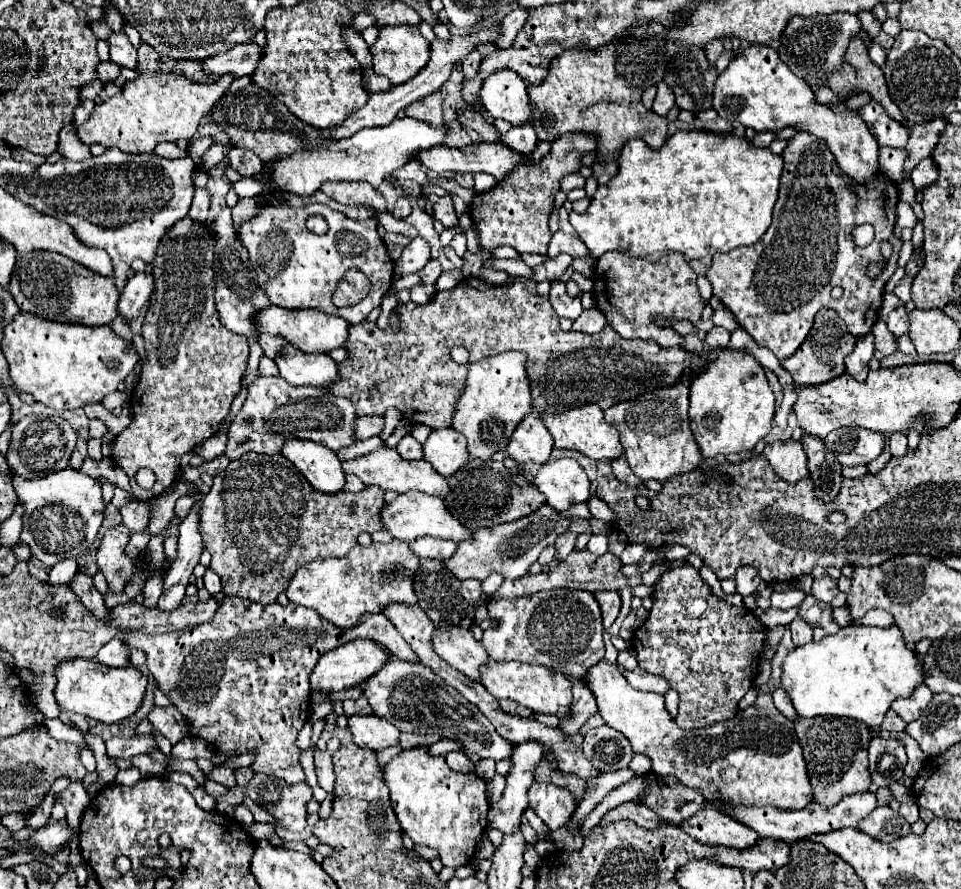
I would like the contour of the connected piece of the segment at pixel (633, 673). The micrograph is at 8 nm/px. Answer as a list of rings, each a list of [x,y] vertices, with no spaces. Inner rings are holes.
[[[634,668],[634,670],[624,670],[622,672],[624,678],[628,680],[628,684],[636,690],[646,690],[646,692],[658,692],[658,694],[666,694],[670,684],[662,678],[662,676],[654,676],[648,674],[642,668]]]

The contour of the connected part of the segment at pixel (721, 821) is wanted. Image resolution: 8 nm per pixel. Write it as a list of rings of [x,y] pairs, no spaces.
[[[714,808],[698,810],[694,816],[690,816],[690,820],[682,822],[680,828],[686,830],[696,840],[700,840],[702,844],[710,844],[710,846],[720,844],[742,850],[754,846],[758,840],[758,834],[754,834],[754,830],[742,826],[734,818]]]

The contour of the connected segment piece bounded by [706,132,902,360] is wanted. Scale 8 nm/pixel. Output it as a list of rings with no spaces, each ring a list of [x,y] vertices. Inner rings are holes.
[[[798,132],[790,140],[782,158],[784,158],[784,172],[780,178],[780,196],[774,208],[772,226],[756,244],[740,246],[726,254],[716,254],[706,274],[708,282],[712,284],[712,294],[736,316],[740,328],[744,328],[754,338],[754,342],[758,342],[758,346],[770,348],[778,360],[792,356],[800,348],[800,344],[804,342],[814,324],[814,314],[824,306],[836,310],[838,316],[842,316],[852,336],[856,338],[866,336],[878,322],[884,286],[898,268],[898,252],[902,246],[902,240],[896,240],[892,234],[896,220],[898,188],[888,176],[878,174],[876,180],[868,186],[854,184],[848,176],[844,176],[836,168],[834,156],[828,150],[826,142],[818,140],[816,136],[810,136],[810,132]],[[860,224],[874,226],[876,236],[872,246],[858,248],[854,244],[852,230]],[[884,240],[892,242],[892,258],[888,258],[886,272],[882,272],[876,280],[870,280],[866,276],[866,266],[870,262],[884,260],[880,252],[880,242]],[[834,286],[840,286],[844,290],[840,300],[832,300],[830,296],[830,290]]]

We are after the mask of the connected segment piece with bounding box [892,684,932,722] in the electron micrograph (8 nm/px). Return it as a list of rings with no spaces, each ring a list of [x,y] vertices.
[[[920,684],[908,698],[894,700],[892,710],[894,710],[904,722],[914,722],[914,720],[922,714],[922,710],[928,706],[930,698],[932,698],[930,688],[926,688],[924,684]]]

